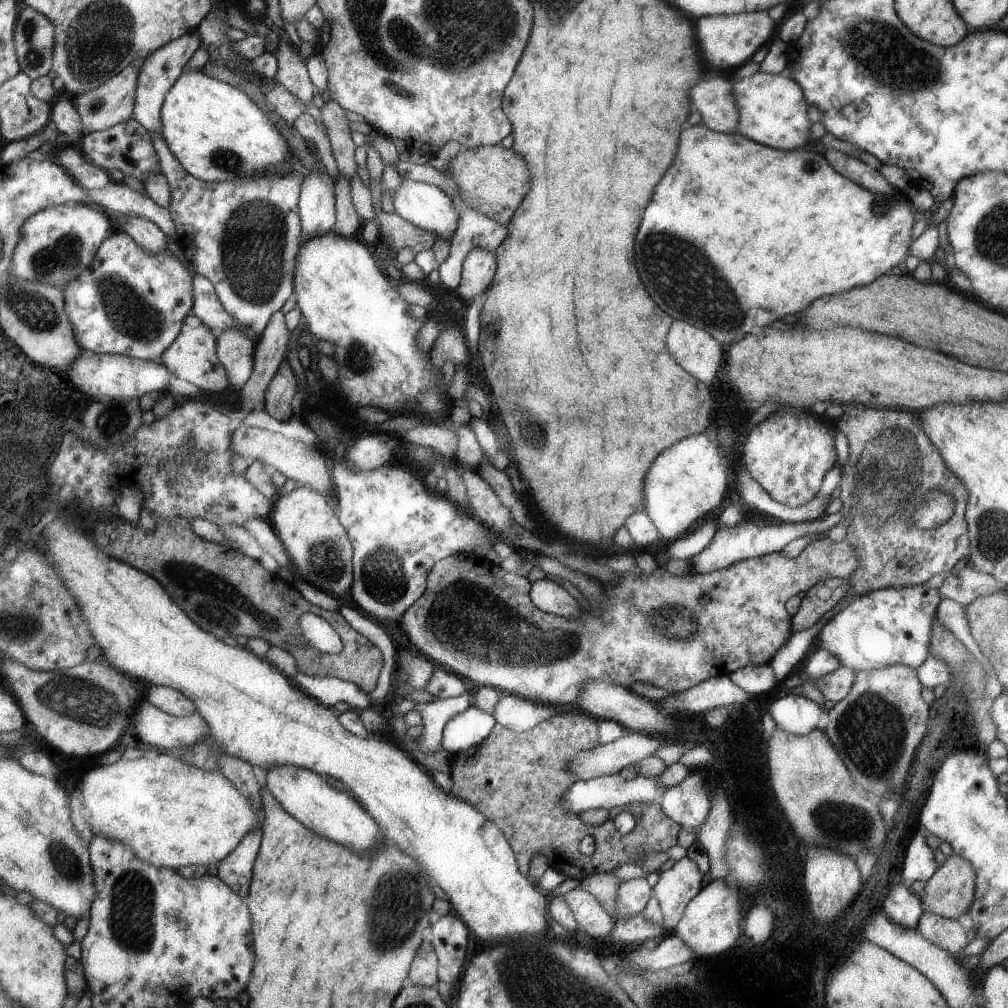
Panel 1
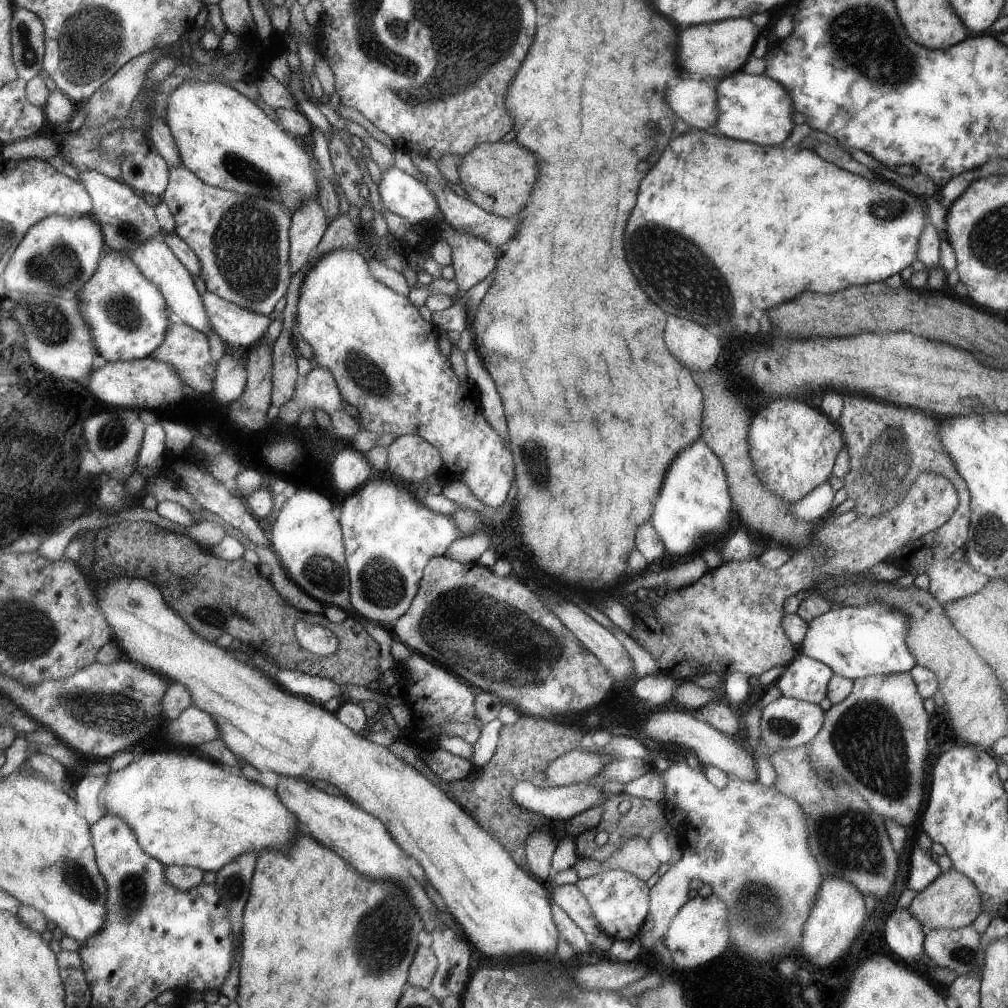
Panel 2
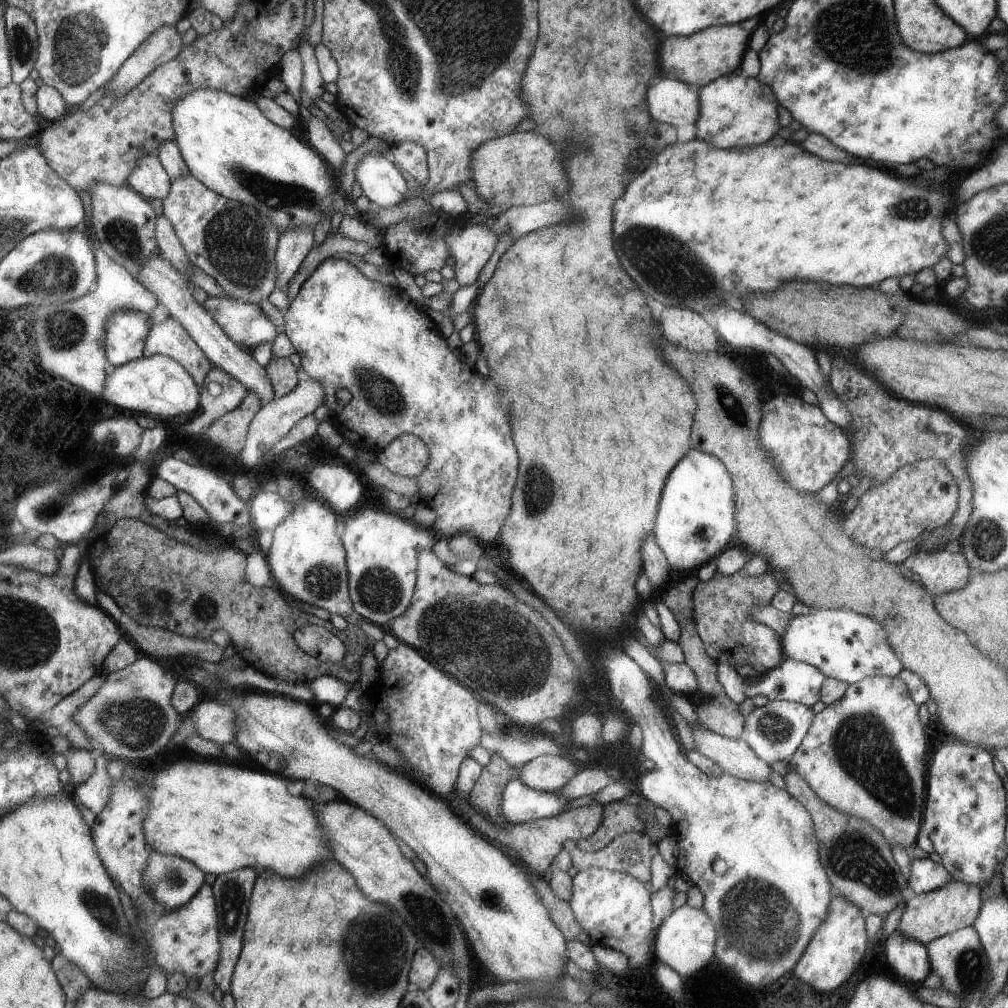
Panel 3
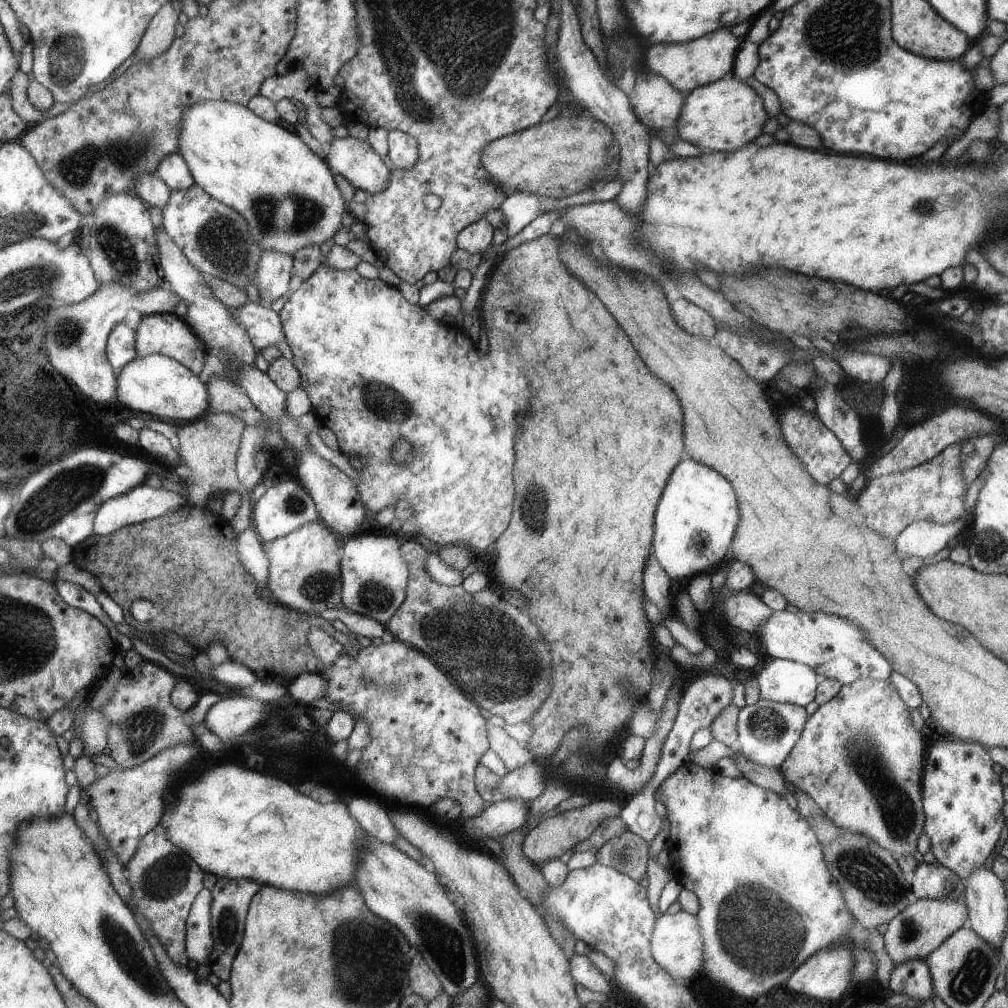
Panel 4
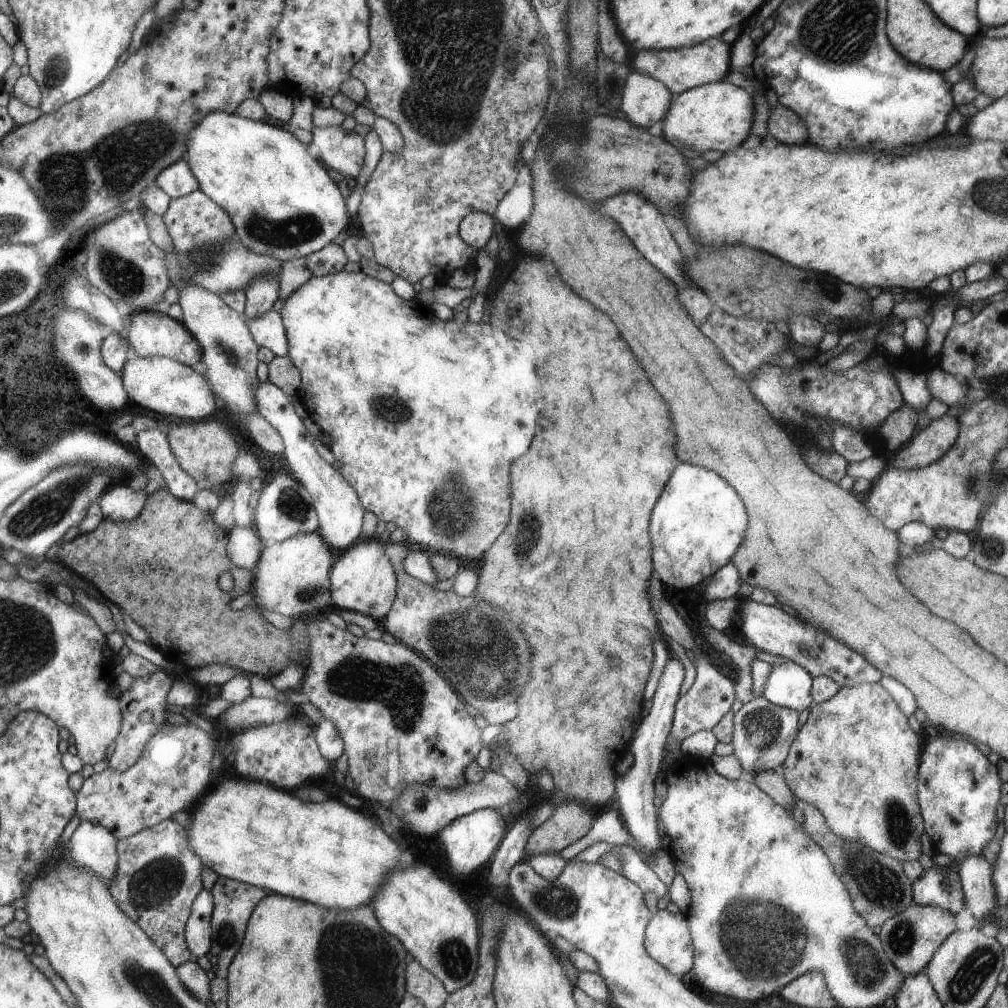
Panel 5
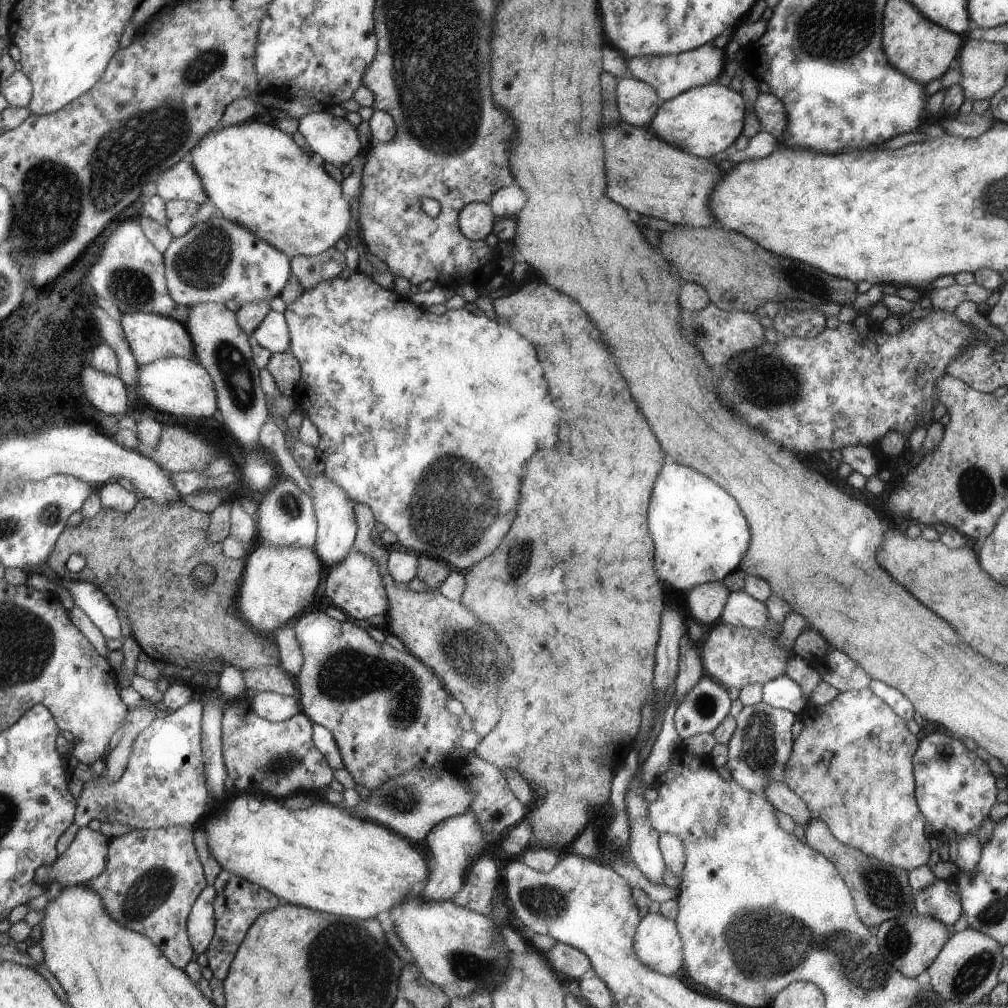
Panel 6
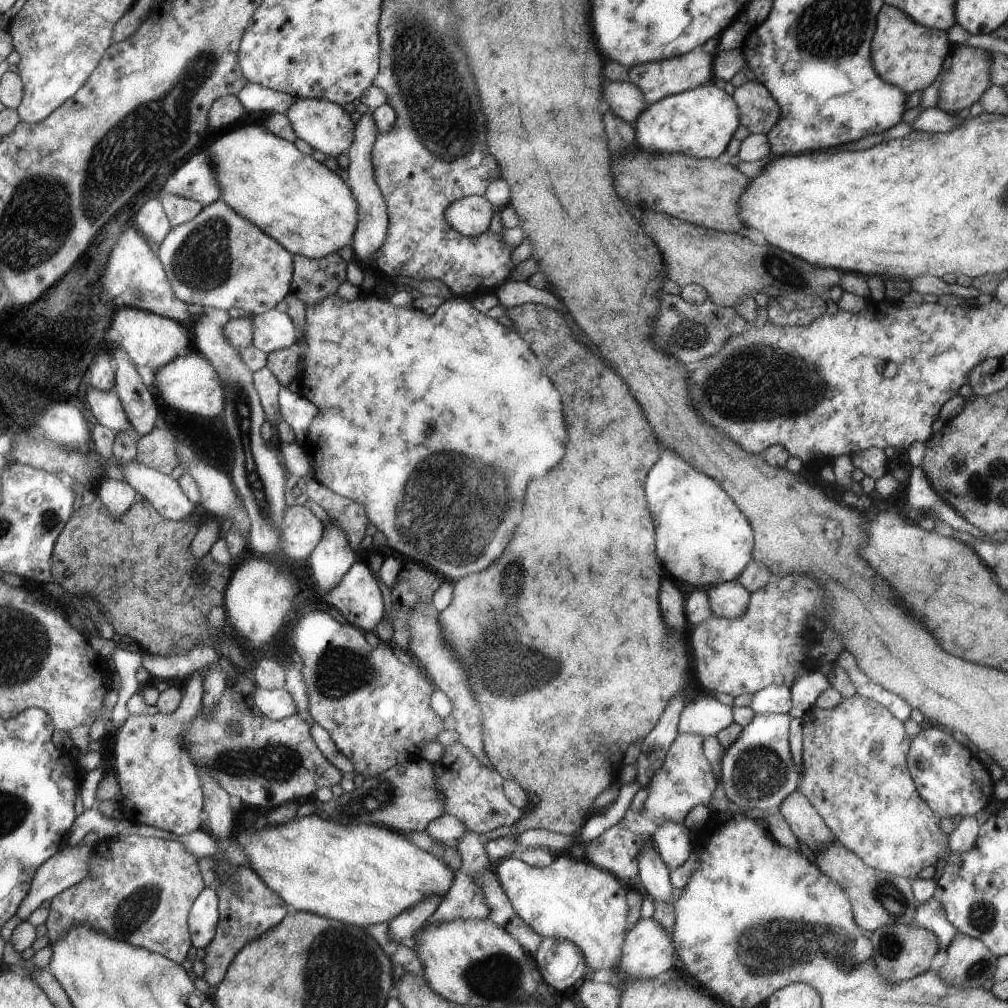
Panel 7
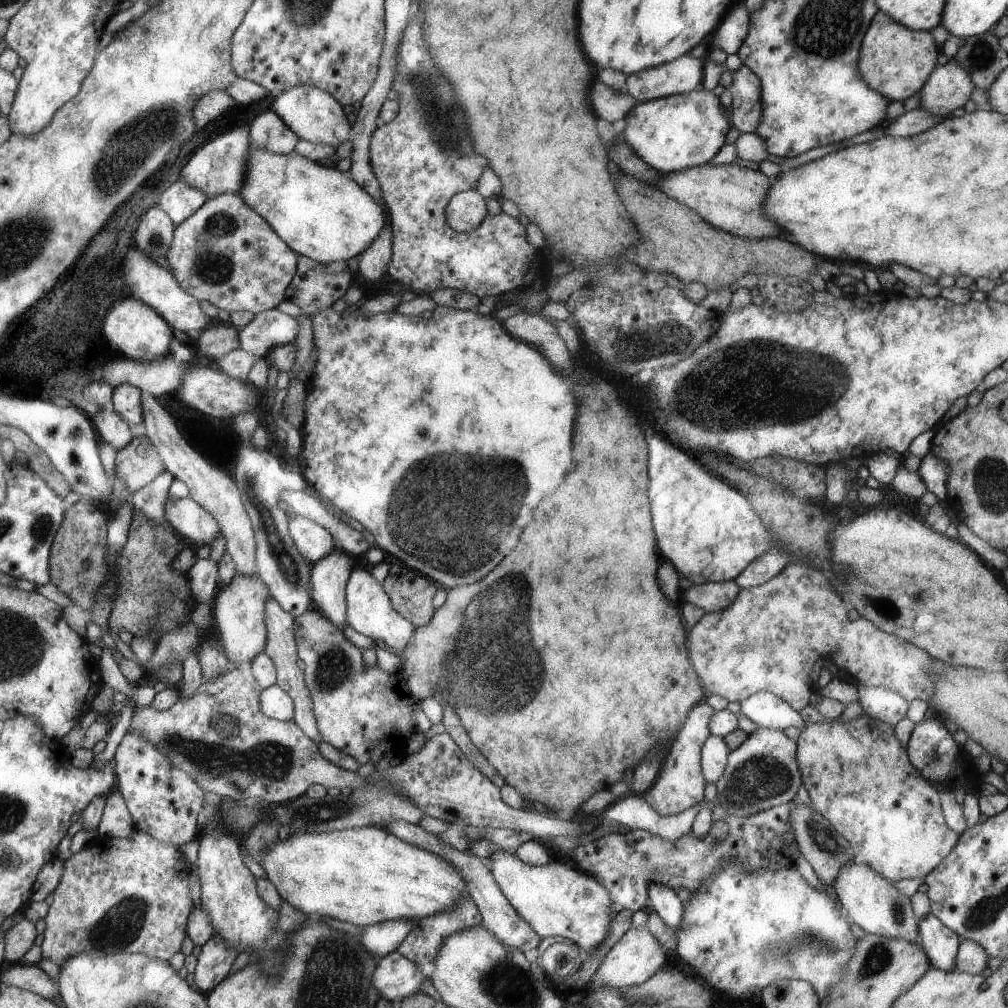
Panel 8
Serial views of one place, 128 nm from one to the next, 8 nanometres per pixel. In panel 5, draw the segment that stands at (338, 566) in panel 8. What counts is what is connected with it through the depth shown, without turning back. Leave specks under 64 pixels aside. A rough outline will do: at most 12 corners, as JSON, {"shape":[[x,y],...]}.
{"shape":[[269,380],[256,410],[282,437],[287,473],[314,498],[337,551],[361,539],[365,508]]}

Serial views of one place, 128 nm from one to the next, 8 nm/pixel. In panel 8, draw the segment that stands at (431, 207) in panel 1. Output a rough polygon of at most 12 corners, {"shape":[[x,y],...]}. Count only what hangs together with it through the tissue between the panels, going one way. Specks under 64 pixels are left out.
{"shape":[[306,84],[271,107],[306,142],[351,140],[343,105]]}

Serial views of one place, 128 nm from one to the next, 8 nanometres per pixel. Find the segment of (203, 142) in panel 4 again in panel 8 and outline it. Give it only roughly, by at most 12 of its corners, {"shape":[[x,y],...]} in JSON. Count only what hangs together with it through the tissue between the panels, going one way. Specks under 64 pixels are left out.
{"shape":[[248,146],[240,196],[300,256],[347,262],[386,226],[354,179]]}

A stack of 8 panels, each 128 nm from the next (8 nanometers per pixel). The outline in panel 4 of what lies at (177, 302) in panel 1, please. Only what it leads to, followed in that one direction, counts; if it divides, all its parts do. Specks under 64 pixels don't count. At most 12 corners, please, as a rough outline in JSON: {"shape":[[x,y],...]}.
{"shape":[[119,323],[107,338],[118,374],[139,356],[137,333]]}

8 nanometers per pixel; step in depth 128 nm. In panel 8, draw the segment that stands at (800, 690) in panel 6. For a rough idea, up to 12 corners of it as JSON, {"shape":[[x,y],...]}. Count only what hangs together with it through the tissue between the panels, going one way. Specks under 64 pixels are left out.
{"shape":[[772,692],[741,701],[739,712],[759,728],[802,730],[799,711]]}

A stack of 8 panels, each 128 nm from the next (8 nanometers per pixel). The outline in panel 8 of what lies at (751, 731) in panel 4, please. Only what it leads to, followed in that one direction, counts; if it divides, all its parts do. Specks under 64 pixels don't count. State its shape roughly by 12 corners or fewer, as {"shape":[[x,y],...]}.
{"shape":[[755,726],[728,754],[717,804],[749,817],[797,800],[796,744]]}

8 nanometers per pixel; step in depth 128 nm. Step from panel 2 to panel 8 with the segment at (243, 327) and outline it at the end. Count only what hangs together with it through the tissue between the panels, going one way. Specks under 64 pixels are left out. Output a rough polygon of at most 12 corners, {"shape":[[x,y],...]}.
{"shape":[[278,309],[240,329],[240,349],[266,358],[300,322]]}

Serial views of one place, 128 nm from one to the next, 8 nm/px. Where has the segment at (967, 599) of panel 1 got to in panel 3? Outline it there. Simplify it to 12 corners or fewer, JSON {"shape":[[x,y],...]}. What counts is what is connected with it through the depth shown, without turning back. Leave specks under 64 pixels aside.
{"shape":[[962,552],[912,553],[902,565],[933,597],[962,590],[973,573]]}

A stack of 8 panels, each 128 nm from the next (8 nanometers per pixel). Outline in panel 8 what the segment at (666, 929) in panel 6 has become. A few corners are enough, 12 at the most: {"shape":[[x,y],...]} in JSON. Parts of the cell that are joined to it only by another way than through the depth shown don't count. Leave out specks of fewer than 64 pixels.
{"shape":[[647,925],[630,928],[604,956],[592,988],[650,980],[666,954]]}

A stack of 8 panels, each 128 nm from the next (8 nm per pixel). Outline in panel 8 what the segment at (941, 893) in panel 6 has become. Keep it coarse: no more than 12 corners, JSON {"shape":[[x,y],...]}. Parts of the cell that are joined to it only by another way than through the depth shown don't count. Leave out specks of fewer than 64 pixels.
{"shape":[[932,912],[919,920],[918,943],[932,964],[955,970],[956,932]]}

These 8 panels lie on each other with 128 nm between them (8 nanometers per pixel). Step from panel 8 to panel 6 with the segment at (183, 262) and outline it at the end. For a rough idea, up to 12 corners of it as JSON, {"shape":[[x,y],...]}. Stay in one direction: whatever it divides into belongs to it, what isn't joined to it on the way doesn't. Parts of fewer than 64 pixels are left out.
{"shape":[[215,214],[164,252],[176,304],[270,302],[287,253]]}

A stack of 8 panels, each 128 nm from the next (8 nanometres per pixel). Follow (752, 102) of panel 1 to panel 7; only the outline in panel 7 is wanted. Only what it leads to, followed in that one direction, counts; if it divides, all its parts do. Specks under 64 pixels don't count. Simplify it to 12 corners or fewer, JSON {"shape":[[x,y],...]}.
{"shape":[[715,82],[648,103],[633,125],[650,154],[718,159],[738,122]]}

